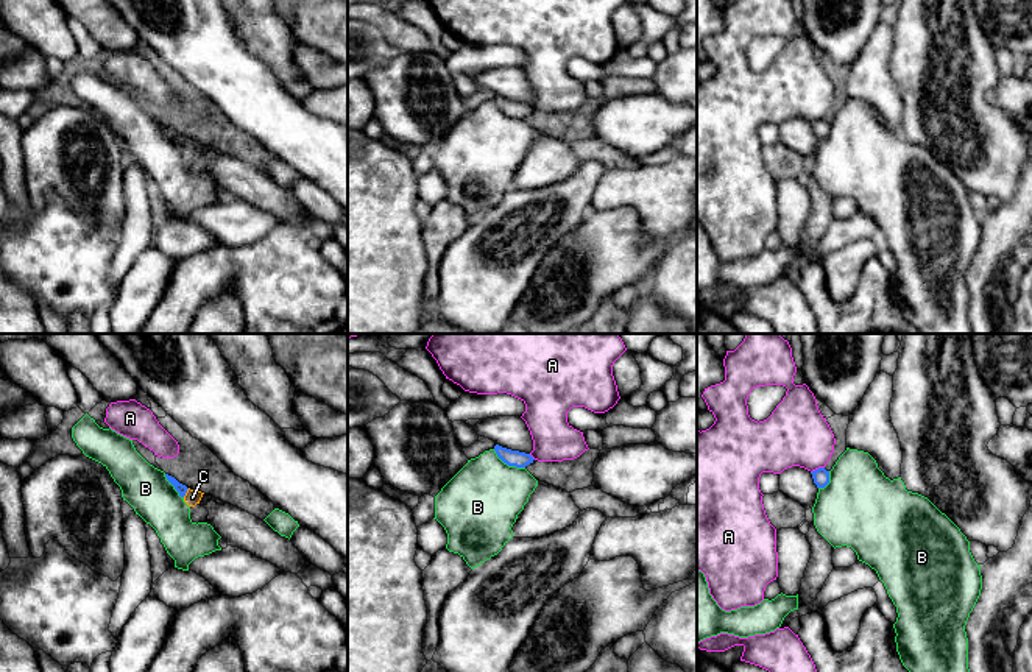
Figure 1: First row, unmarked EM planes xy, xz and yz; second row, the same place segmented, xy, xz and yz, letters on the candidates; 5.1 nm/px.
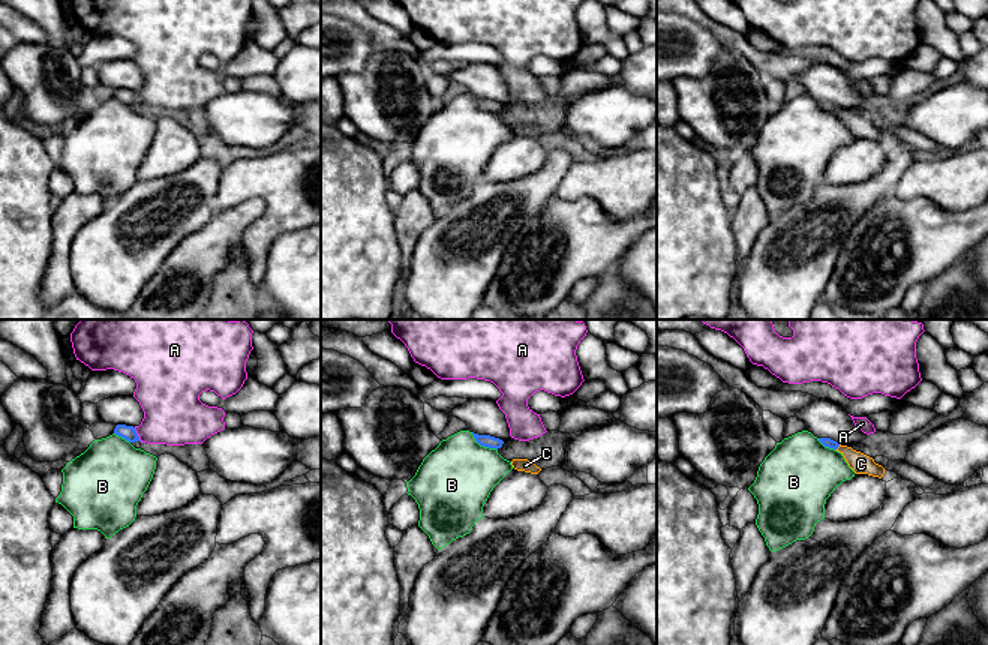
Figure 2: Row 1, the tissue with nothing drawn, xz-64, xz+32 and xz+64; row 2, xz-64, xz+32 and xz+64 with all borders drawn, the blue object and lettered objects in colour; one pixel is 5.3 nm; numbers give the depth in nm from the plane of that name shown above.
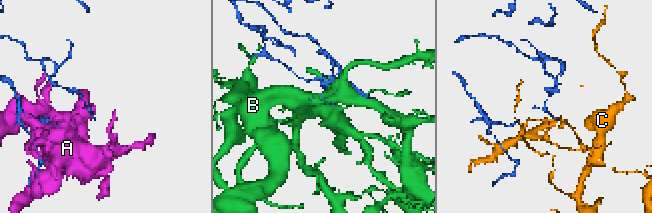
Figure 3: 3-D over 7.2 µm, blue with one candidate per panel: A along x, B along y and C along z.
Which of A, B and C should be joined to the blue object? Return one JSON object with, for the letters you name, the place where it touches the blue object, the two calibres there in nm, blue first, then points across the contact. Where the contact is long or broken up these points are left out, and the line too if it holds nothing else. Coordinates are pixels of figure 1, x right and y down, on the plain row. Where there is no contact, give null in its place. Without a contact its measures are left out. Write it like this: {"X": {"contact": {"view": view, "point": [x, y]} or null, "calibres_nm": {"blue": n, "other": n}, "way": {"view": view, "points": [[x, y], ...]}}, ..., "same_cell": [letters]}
{"same_cell": []}

